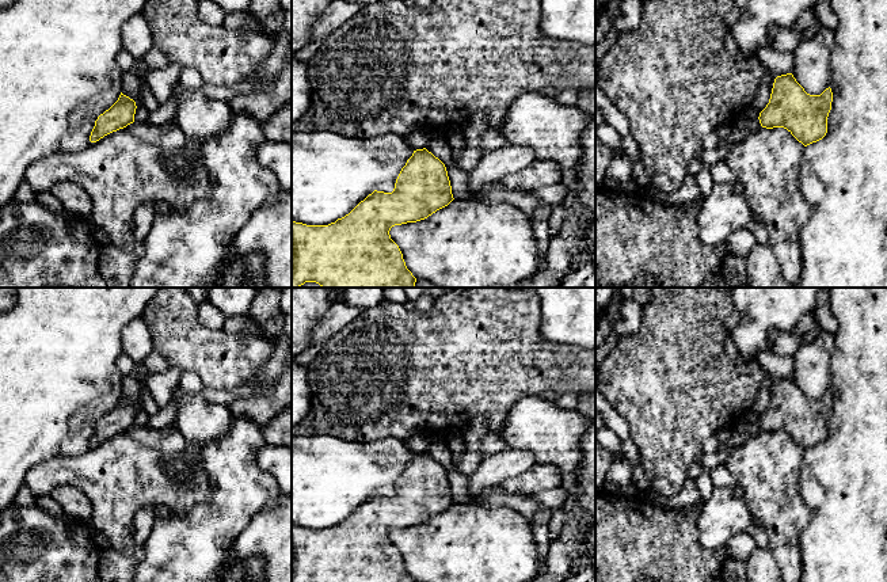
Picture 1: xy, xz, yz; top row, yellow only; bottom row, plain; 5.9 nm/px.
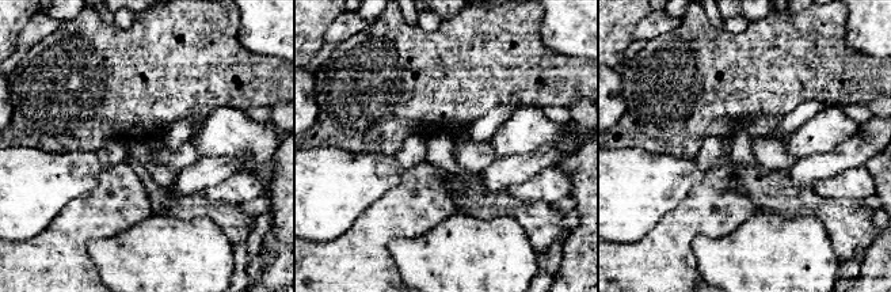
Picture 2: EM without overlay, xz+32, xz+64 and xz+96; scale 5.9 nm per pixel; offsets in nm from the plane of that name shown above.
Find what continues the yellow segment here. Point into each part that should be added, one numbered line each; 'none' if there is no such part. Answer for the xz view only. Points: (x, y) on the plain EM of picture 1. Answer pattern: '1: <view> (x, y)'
none

